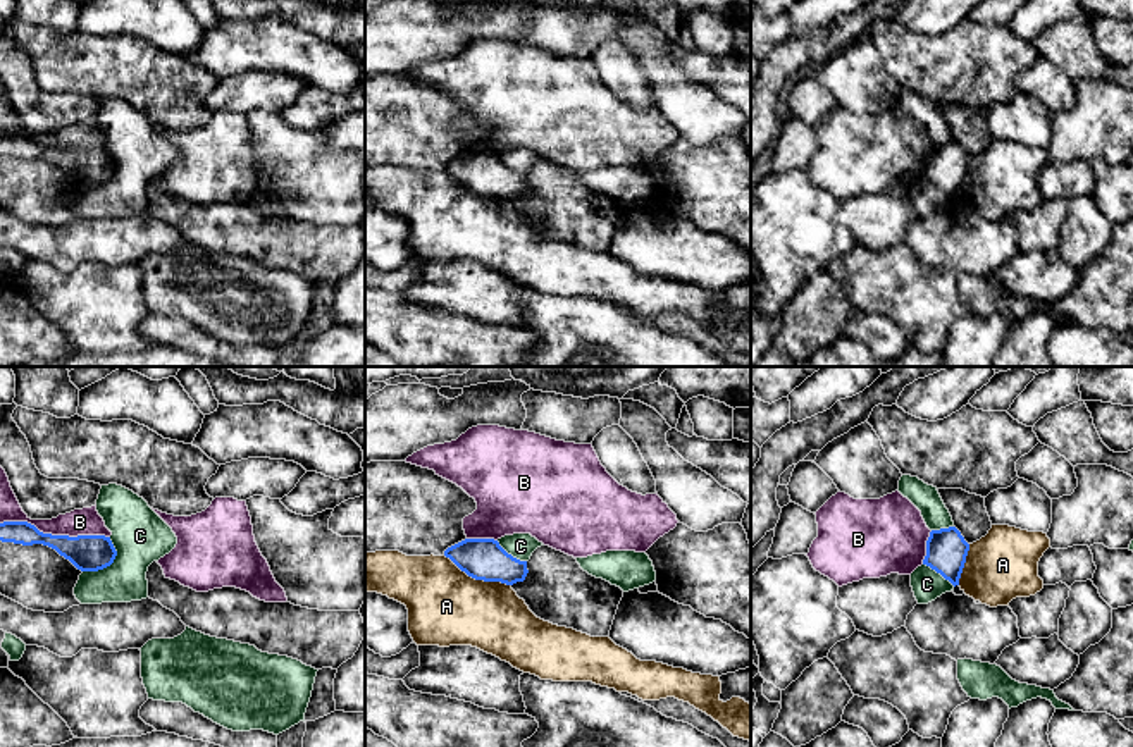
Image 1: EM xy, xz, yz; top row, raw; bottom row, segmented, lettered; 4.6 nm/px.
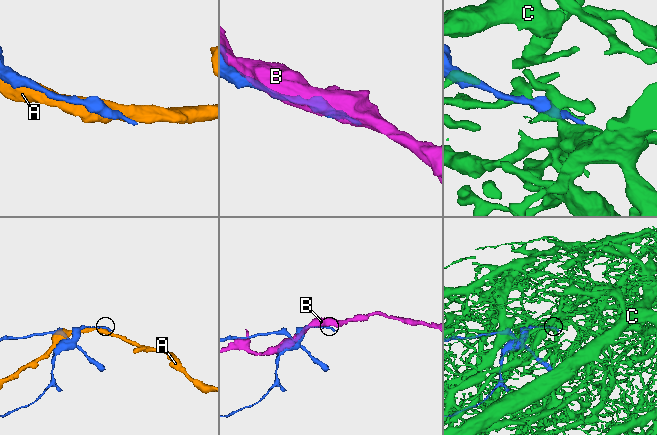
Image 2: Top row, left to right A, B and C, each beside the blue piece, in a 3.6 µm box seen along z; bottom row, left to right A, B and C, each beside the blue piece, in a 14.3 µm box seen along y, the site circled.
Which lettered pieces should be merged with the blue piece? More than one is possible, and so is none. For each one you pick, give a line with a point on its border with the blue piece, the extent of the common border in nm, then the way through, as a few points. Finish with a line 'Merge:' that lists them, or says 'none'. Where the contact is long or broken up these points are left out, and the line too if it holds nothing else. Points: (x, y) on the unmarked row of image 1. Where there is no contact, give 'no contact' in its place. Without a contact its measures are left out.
Merge: none

